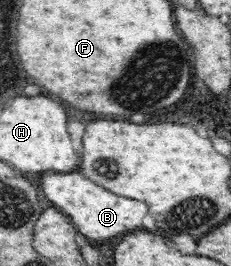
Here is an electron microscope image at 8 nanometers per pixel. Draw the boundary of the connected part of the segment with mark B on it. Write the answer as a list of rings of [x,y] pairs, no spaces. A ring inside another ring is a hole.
[[[78,170],[68,173],[42,173],[38,176],[40,176],[38,180],[40,180],[42,196],[47,204],[68,215],[77,230],[89,239],[117,241],[124,234],[136,228],[143,228],[142,220],[148,214],[148,206],[144,202],[118,196],[96,184]]]

